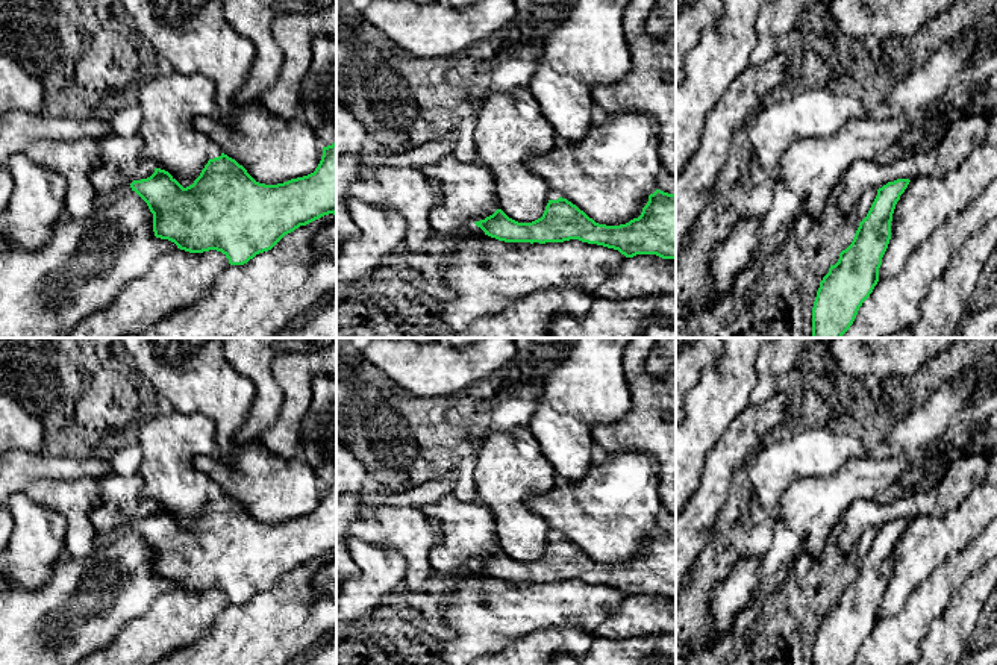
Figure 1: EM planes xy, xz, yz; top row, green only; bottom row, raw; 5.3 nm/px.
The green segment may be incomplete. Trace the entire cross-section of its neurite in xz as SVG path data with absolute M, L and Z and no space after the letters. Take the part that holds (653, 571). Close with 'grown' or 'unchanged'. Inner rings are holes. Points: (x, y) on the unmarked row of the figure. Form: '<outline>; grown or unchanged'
M656 529L638 557L620 565L599 564L567 538L549 539L541 557L518 562L497 548L474 562L505 582L564 582L579 579L618 589L626 597L656 594L676 598L676 533Z; unchanged

